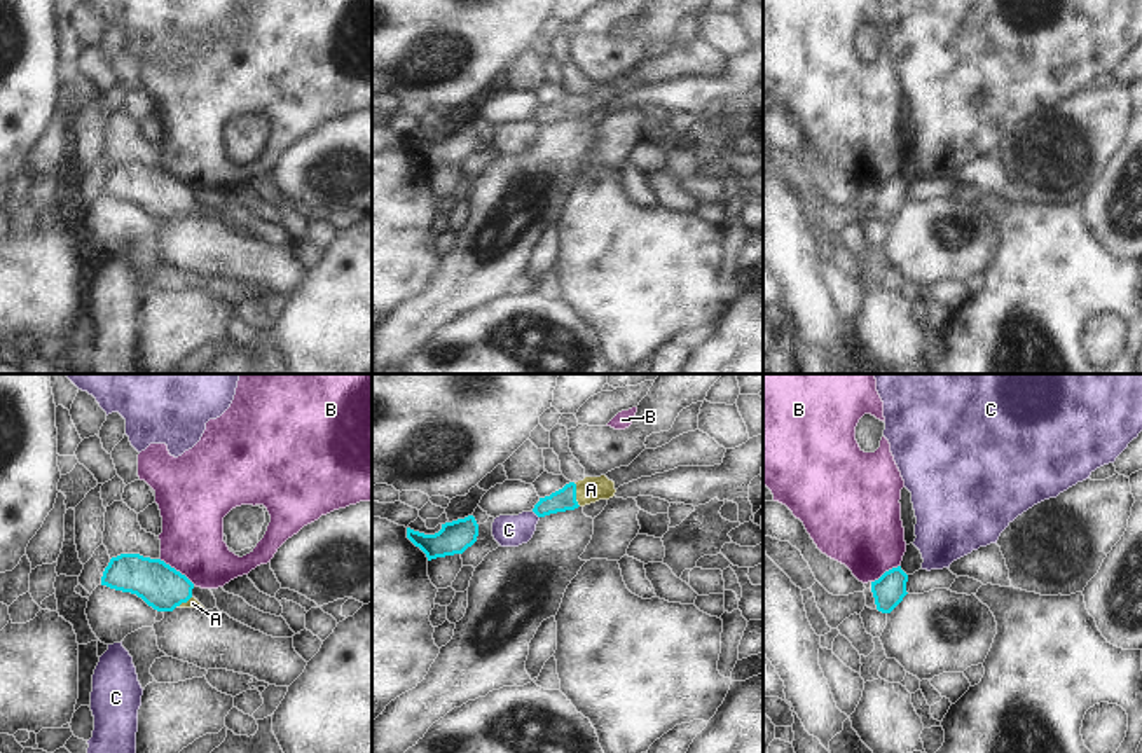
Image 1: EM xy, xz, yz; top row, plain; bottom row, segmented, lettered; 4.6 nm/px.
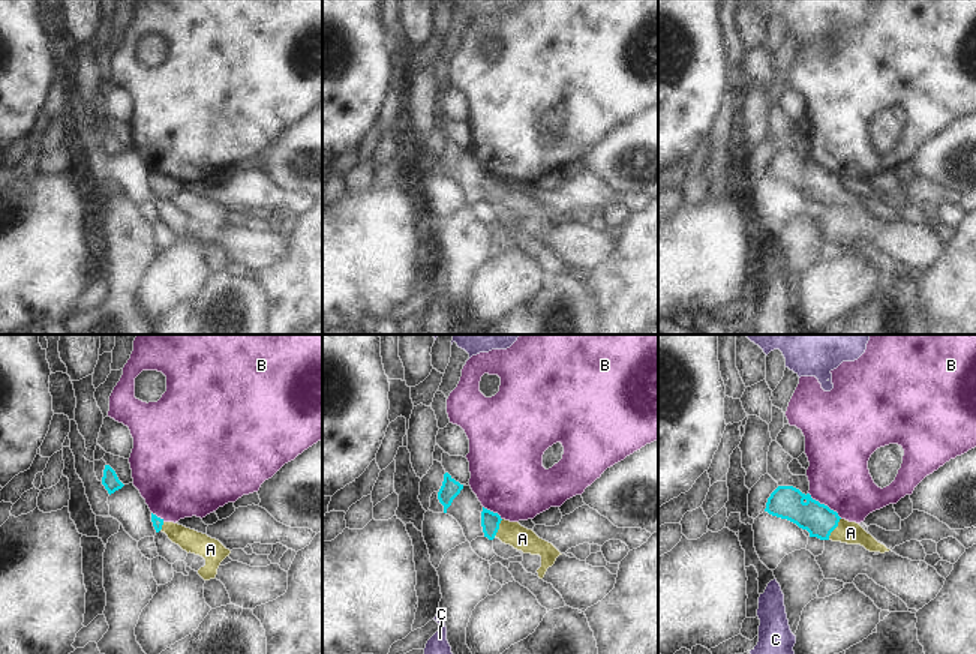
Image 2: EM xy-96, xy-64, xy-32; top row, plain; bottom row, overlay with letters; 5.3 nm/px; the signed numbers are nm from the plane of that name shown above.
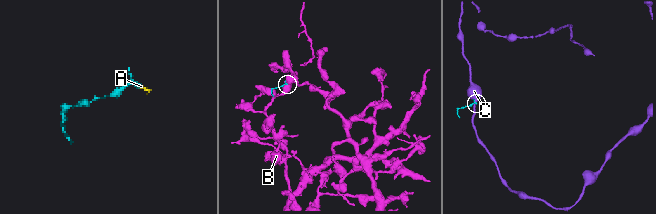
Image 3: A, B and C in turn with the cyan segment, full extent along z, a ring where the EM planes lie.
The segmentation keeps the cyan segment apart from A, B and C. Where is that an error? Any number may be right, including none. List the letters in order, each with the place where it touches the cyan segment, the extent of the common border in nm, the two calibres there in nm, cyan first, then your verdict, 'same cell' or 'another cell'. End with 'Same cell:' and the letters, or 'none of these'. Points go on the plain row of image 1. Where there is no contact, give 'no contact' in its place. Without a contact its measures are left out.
A: contact xz (575, 103); length 120 nm; calibres 100 and 120 nm; same cell
B: contact xy (175, 179); length 200 nm; calibres 200 and 280 nm; another cell
C: contact xz (535, 121); length 50 nm; calibres 100 and 140 nm; another cell
Same cell: A

